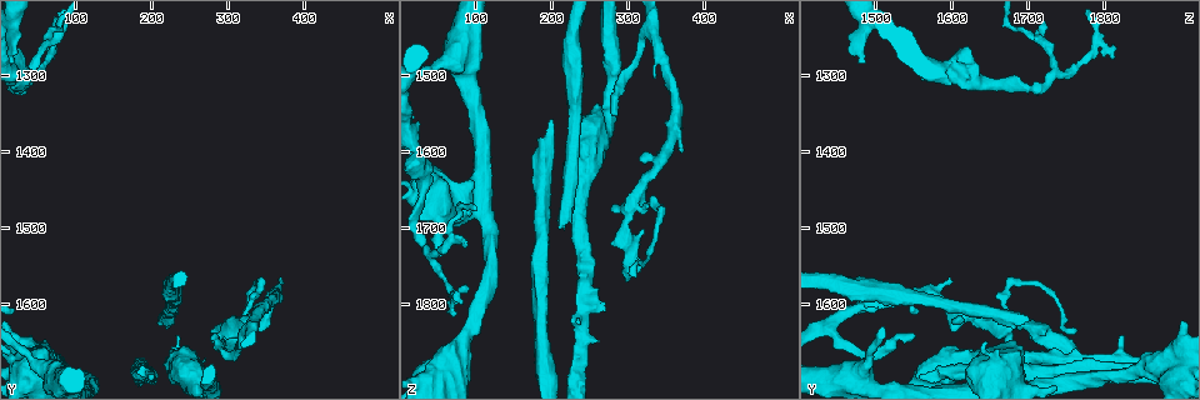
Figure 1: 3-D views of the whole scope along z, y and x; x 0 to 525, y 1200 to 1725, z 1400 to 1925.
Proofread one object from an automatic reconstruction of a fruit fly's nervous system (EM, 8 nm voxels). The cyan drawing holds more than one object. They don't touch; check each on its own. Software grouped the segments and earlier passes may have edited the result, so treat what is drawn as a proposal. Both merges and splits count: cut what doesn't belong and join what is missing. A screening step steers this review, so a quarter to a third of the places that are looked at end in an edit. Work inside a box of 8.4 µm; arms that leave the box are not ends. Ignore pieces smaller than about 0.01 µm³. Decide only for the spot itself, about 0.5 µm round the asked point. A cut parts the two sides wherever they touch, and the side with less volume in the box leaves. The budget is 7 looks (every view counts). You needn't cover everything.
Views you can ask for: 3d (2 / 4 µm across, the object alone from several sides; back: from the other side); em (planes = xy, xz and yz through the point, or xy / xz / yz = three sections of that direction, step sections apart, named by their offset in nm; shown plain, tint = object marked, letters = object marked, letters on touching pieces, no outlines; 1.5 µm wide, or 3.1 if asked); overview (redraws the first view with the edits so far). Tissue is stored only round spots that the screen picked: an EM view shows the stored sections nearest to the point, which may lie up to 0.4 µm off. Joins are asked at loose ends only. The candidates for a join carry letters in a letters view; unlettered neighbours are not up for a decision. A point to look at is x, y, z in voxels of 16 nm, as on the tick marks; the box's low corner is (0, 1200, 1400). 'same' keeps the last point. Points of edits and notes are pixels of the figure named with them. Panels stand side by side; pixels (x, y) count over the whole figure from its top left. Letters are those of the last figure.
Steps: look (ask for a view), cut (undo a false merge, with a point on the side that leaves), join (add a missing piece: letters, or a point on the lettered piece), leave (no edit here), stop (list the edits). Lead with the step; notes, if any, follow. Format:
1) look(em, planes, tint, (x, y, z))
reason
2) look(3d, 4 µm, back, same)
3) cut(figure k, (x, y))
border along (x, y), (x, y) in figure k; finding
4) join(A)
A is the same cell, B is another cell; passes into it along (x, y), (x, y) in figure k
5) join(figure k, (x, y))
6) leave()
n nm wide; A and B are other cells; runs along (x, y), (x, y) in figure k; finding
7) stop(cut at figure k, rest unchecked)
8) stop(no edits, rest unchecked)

look(3d, 2 µm, (370, 1575, 1600))
free end

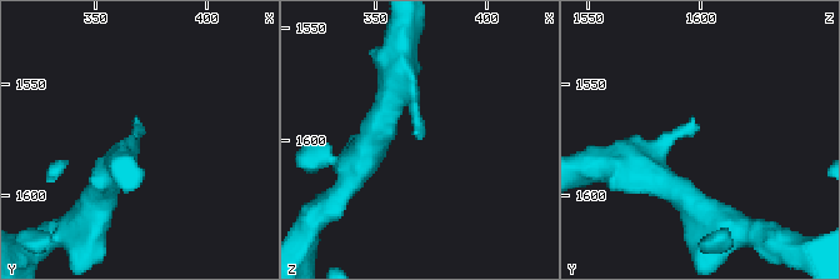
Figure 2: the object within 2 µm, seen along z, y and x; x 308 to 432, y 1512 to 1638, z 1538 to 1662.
look(em, xz, step 4, letters, (371, 1570, 1599))
arms of 240, 240 nm; now the EM

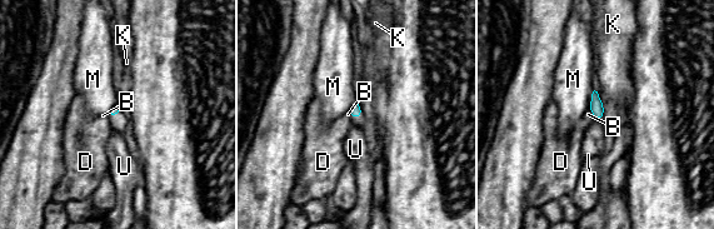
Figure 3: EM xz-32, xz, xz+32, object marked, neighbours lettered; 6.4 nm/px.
look(em, planes, letters, same)
cut it another way

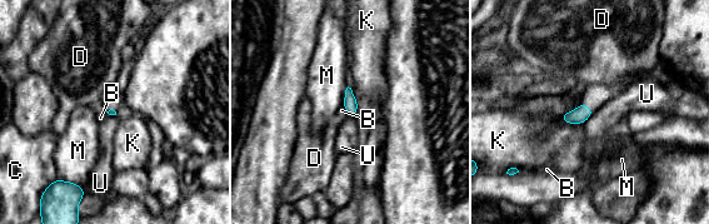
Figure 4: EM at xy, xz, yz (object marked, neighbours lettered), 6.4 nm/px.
leave()
B, C, D, K, M and U are other cells; border along (594, 110), (583, 123) in figure 4; none of them fits

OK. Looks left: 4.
look(em, planes, letters, (285, 1640, 1550))
thin end

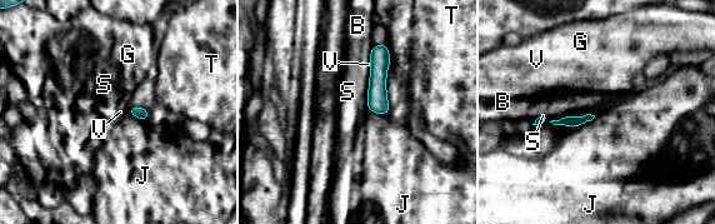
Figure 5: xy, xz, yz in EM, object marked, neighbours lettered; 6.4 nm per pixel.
leave()
B, G, J, S, T and V are other cells; border along (595, 117), (575, 128) in figure 5; none of them fits

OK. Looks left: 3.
look(em, xy, step 4, tint, (35, 1295, 1730))
two arms in line, one across

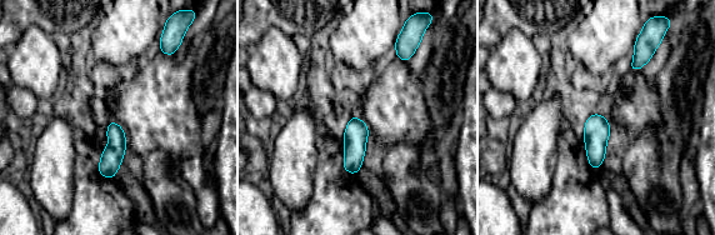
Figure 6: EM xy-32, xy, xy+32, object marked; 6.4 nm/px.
look(em, planes, letters, same)
another direction

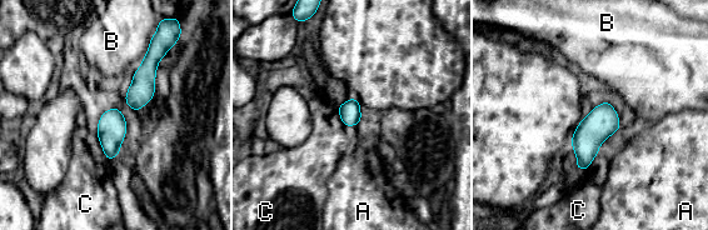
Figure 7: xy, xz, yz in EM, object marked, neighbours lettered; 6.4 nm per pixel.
leave()
A, B and C are other cells; all the same neuron

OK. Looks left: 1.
stop(no edits, rest unchecked)

